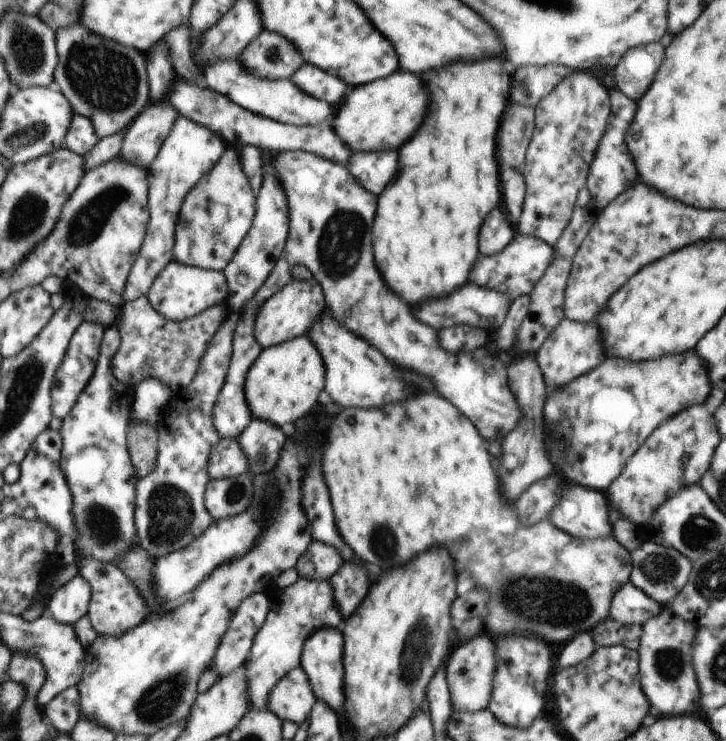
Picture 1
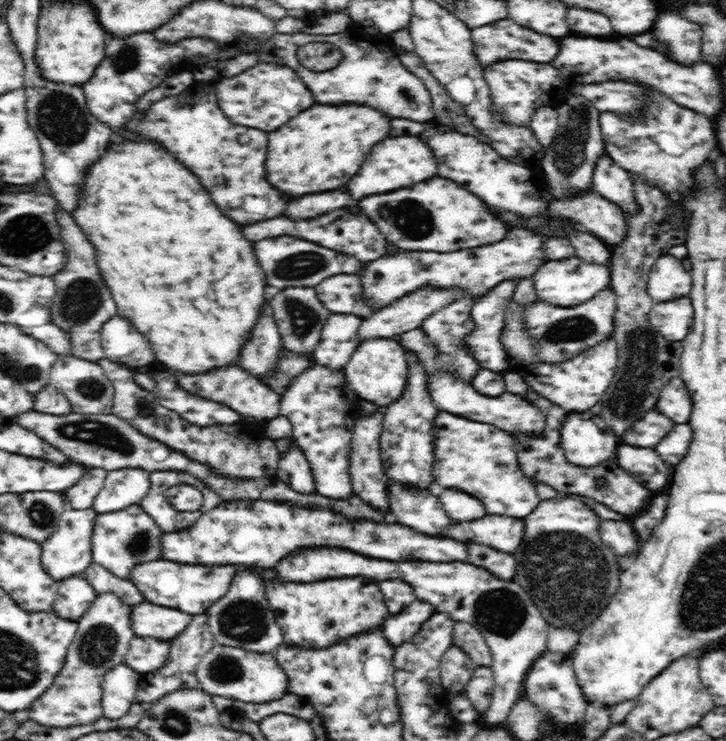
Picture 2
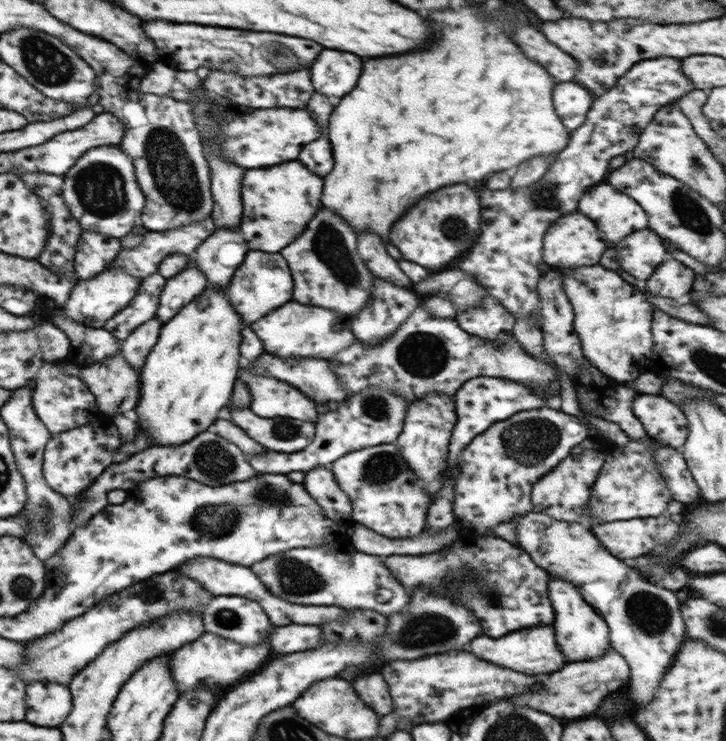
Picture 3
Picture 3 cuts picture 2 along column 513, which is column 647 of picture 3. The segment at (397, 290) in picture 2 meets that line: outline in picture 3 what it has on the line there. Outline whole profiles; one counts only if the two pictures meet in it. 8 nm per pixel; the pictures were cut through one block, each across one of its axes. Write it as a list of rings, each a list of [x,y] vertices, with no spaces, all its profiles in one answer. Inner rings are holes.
[[[648,228],[632,232],[624,238],[618,252],[622,270],[640,281],[648,281],[667,257],[662,240]]]

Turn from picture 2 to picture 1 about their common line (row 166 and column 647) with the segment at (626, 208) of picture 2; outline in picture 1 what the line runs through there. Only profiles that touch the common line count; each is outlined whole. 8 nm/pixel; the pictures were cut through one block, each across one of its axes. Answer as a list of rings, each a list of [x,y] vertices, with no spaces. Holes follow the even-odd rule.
[[[626,582],[612,598],[609,618],[625,624],[644,624],[648,618],[662,612],[664,606],[645,592]]]

